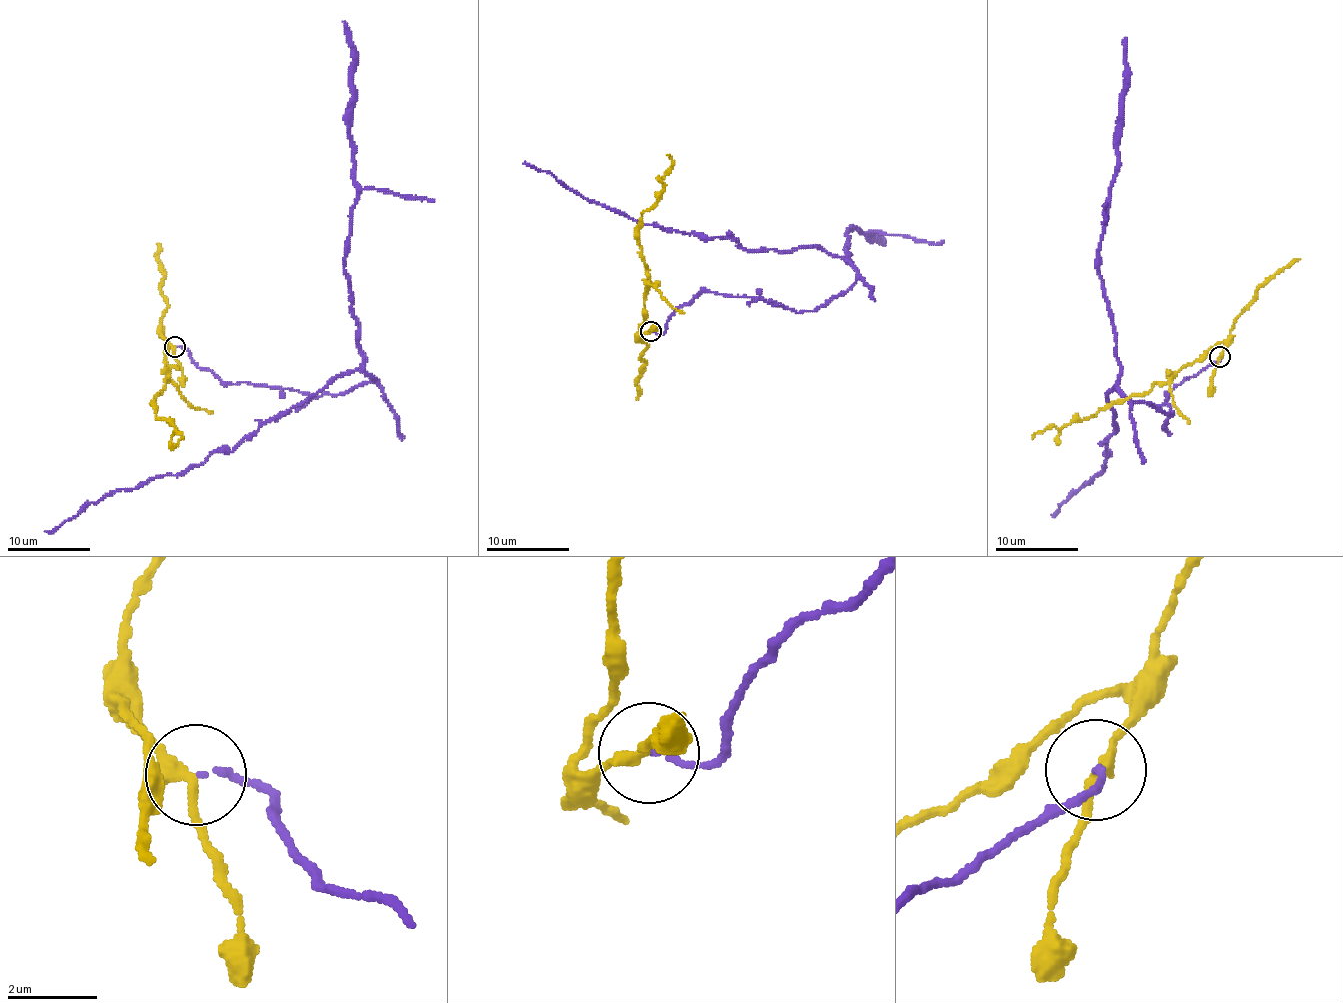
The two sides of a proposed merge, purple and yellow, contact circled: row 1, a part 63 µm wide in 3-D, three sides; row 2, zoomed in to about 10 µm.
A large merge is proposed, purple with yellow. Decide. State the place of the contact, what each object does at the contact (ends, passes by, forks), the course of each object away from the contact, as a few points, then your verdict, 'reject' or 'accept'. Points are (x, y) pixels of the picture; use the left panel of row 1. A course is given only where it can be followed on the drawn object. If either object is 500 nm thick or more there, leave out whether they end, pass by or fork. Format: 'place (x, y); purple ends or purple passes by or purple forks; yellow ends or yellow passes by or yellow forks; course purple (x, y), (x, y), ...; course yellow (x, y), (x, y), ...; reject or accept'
place (174, 347); purple ends; yellow passes by; course purple (175, 346), (224, 384), (313, 396), (375, 381), (347, 370), (230, 452), (112, 491), (44, 531); course yellow (175, 346), (160, 334), (165, 341), (163, 362), (169, 378), (153, 406), (158, 417), (181, 437), (176, 446); reject

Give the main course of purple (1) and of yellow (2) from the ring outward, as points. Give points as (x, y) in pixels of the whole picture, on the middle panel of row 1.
1: (651, 332), (702, 292), (816, 311), (856, 272), (815, 247), (745, 250), (639, 224), (523, 163)
2: (651, 332), (641, 335), (639, 326), (650, 280), (638, 222), (662, 189), (662, 177), (672, 165), (667, 155)

